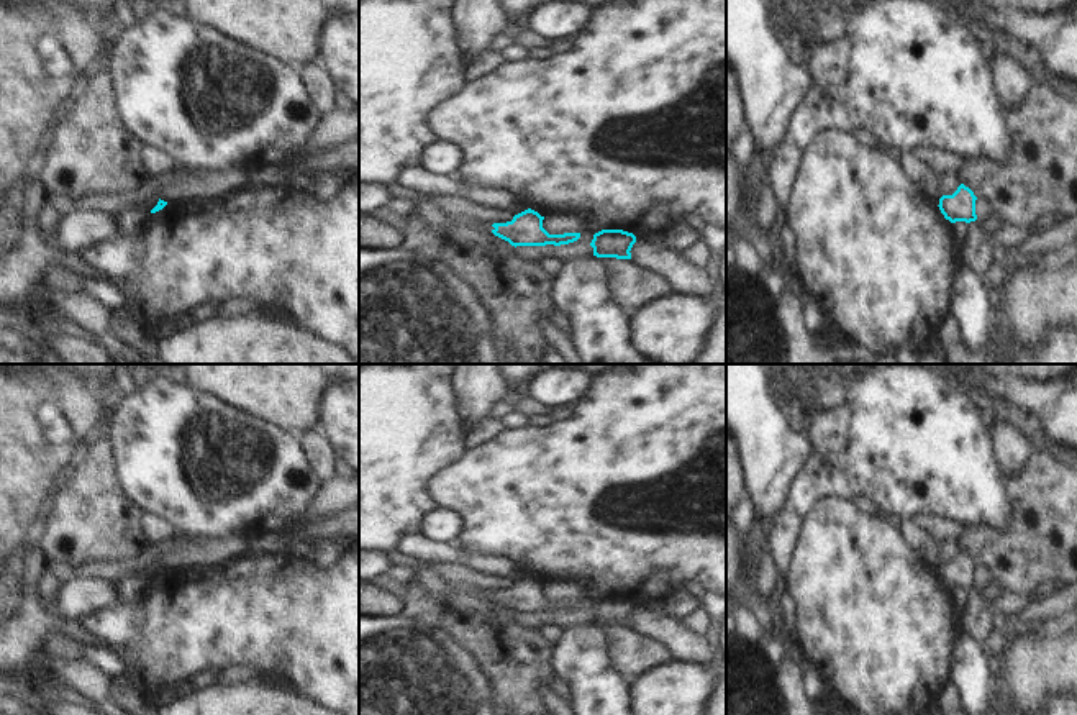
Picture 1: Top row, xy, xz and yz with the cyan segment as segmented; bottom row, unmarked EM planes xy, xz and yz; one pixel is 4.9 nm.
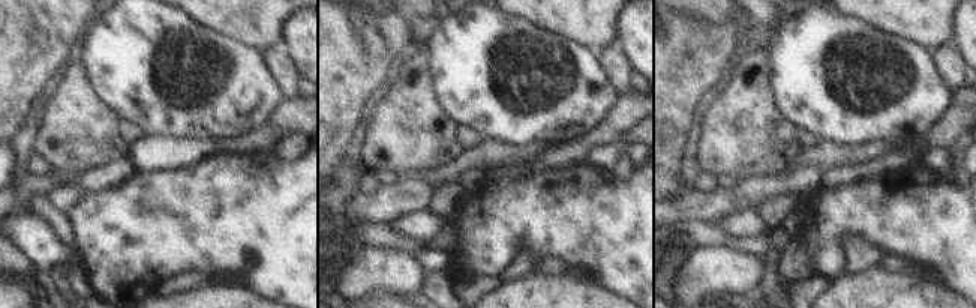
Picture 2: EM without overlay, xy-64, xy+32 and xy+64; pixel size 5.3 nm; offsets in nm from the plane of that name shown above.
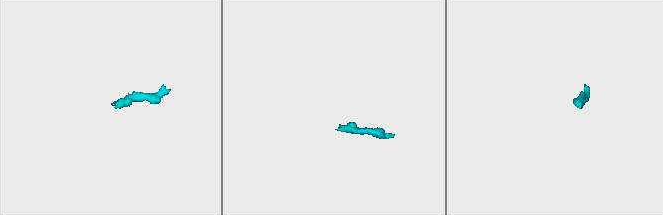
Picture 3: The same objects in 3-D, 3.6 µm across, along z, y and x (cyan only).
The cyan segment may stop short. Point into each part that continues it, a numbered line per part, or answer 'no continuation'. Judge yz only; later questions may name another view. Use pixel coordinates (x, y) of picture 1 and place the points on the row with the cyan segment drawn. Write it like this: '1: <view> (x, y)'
no continuation

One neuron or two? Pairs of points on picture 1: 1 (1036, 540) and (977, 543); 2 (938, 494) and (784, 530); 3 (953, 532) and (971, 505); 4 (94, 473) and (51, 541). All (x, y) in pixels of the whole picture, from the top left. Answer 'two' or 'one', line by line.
1: one
2: one
3: two
4: one

